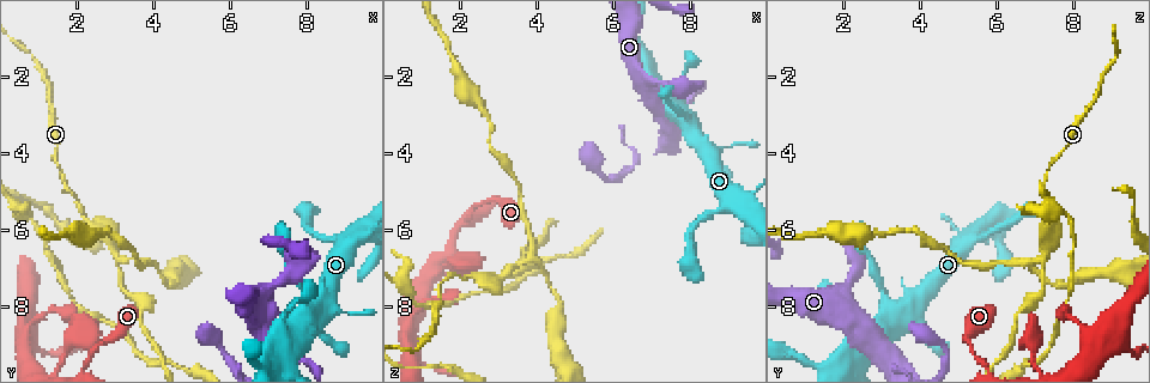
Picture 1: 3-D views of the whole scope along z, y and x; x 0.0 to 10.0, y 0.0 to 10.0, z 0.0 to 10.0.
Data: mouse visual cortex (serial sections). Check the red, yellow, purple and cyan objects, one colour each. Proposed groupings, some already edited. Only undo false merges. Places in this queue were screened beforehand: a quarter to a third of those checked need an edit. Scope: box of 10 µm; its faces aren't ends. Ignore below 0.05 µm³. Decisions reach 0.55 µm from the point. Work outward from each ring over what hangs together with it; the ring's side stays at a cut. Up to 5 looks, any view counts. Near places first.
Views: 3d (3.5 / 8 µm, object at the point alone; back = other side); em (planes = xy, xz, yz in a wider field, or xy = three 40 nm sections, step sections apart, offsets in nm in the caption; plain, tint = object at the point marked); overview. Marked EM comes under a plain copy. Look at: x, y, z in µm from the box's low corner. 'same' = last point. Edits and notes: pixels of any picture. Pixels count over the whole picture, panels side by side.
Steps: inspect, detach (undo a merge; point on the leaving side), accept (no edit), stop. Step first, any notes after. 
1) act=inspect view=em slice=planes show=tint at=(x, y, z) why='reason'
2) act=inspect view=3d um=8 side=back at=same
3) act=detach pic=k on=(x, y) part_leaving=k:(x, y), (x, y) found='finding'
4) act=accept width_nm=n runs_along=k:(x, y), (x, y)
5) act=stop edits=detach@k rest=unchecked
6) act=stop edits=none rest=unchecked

act=inspect view=3d um=3.5 side=back at=(8.05, 8.30, 3.35) why='a fork'

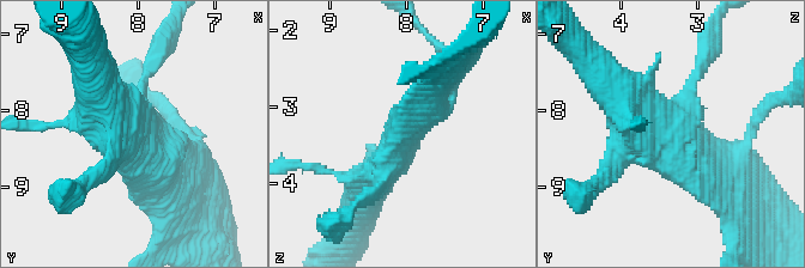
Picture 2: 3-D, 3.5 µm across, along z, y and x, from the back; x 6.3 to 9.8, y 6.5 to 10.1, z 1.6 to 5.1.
act=inspect view=em slice=planes show=tint at=(8.05, 8.30, 3.40) arms=3 arm_widths_nm=150,450,500

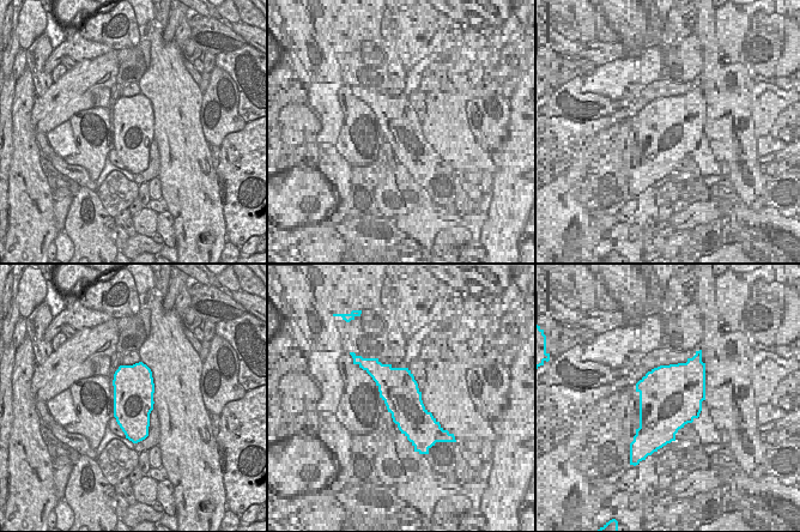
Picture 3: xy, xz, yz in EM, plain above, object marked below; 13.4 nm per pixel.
act=accept width_nm=550 runs_along=2:(616, 87), (720, 183) found='continuous, no second cell'

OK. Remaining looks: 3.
act=inspect view=3d um=3.5 at=(3.05, 6.80, 7.20) why='a narrow waist'

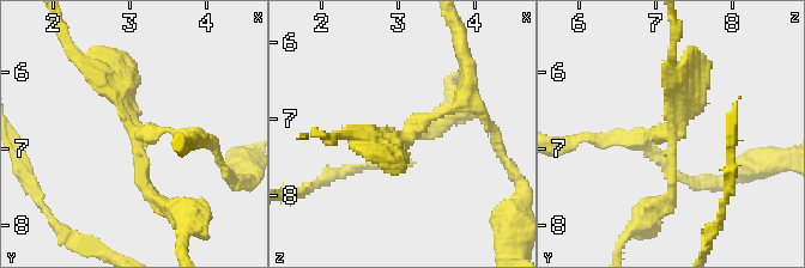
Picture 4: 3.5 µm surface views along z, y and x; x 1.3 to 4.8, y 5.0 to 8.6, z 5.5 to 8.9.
act=inspect view=em slice=xy step=5 show=tint at=(3.10, 6.75, 7.20) arms=3 arm_widths_nm=150,150,300 why='shape alone is not enough'

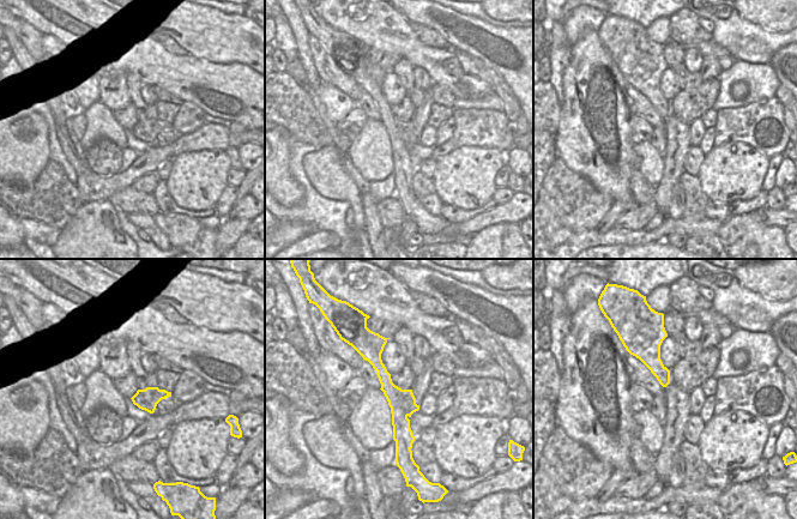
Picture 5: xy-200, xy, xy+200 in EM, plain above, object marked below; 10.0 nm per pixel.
act=detach pic=4 on=(176, 133) border=5:(400, 388), (399, 403), (408, 415) found='a second cell is stuck on'

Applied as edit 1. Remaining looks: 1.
act=stop edits=detach@4 rest=unchecked

